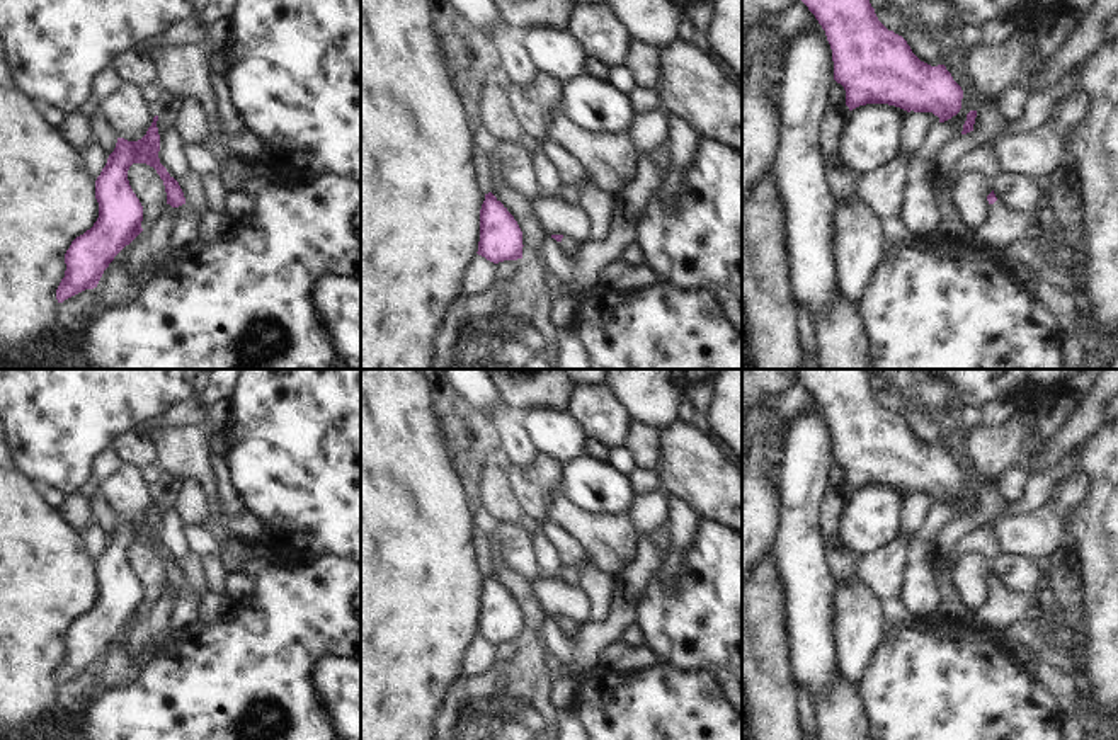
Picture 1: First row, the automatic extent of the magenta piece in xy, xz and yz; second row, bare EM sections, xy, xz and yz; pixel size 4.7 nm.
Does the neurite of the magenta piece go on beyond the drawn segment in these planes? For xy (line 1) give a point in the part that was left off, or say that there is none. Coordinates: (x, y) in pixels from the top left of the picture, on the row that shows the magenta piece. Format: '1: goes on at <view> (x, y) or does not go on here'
1: goes on at xy (182, 235)

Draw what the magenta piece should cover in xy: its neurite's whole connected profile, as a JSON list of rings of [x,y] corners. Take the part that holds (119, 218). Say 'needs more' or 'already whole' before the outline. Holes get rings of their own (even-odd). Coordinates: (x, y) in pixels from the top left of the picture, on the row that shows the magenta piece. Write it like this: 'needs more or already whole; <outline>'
needs more; [[[158,116],[138,141],[117,138],[114,151],[95,180],[99,218],[90,230],[71,242],[65,253],[66,270],[56,289],[58,303],[97,287],[114,257],[143,231],[143,206],[128,180],[133,163],[146,163],[157,170],[165,185],[167,204],[177,209],[170,248],[184,252],[197,242],[196,225],[201,214],[185,204],[179,182],[160,163],[157,121]]]

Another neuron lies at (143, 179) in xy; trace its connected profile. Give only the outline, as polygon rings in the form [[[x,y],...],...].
[[[133,163],[128,170],[128,180],[143,206],[141,228],[148,228],[167,206],[163,180],[157,170],[146,163]]]

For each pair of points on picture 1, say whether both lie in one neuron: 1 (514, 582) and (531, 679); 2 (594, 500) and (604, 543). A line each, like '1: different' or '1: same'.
1: same
2: different

